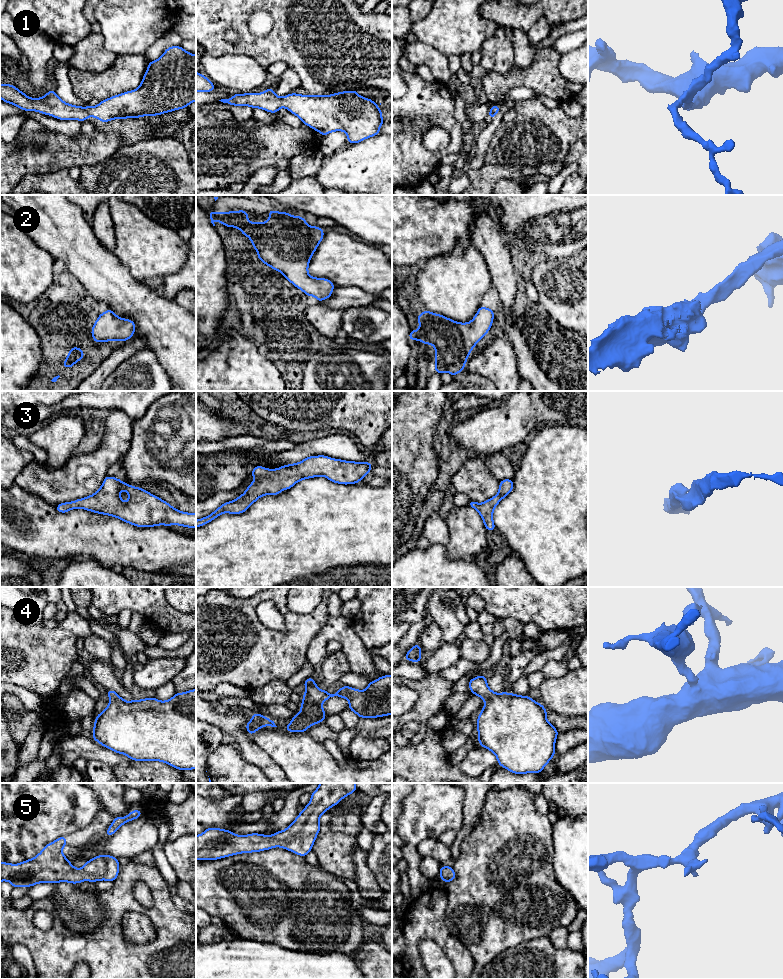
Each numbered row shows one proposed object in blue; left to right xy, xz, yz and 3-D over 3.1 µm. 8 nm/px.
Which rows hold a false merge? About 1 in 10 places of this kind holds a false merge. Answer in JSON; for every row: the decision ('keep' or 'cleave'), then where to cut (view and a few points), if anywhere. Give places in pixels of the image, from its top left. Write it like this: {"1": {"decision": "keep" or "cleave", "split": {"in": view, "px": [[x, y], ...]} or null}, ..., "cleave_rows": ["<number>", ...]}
{"1": {"decision": "keep", "split": null}, "2": {"decision": "keep", "split": null}, "3": {"decision": "keep", "split": null}, "4": {"decision": "keep", "split": null}, "5": {"decision": "keep", "split": null}, "cleave_rows": []}

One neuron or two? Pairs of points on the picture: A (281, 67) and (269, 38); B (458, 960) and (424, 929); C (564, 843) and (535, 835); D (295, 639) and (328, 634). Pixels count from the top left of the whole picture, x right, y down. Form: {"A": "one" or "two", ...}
{"A": "two", "B": "one", "C": "two", "D": "two"}

